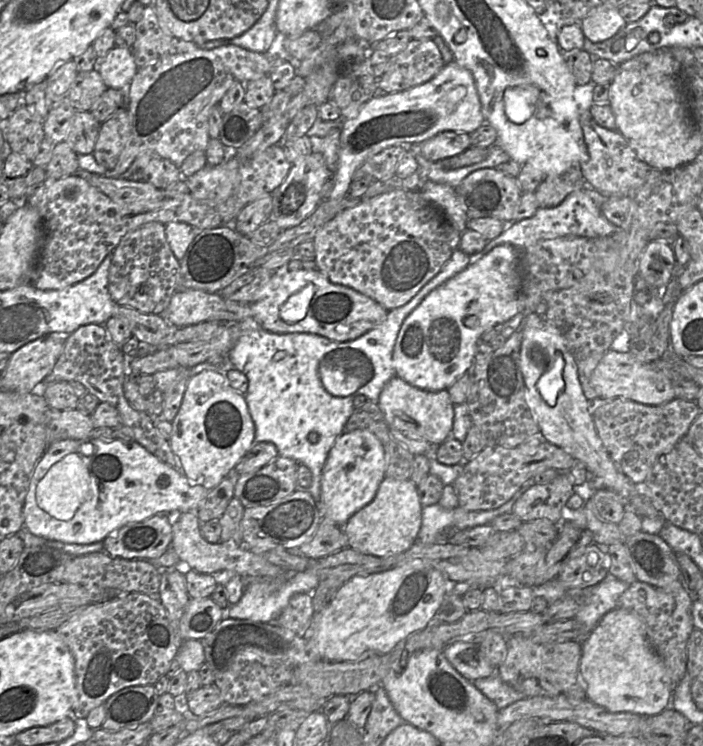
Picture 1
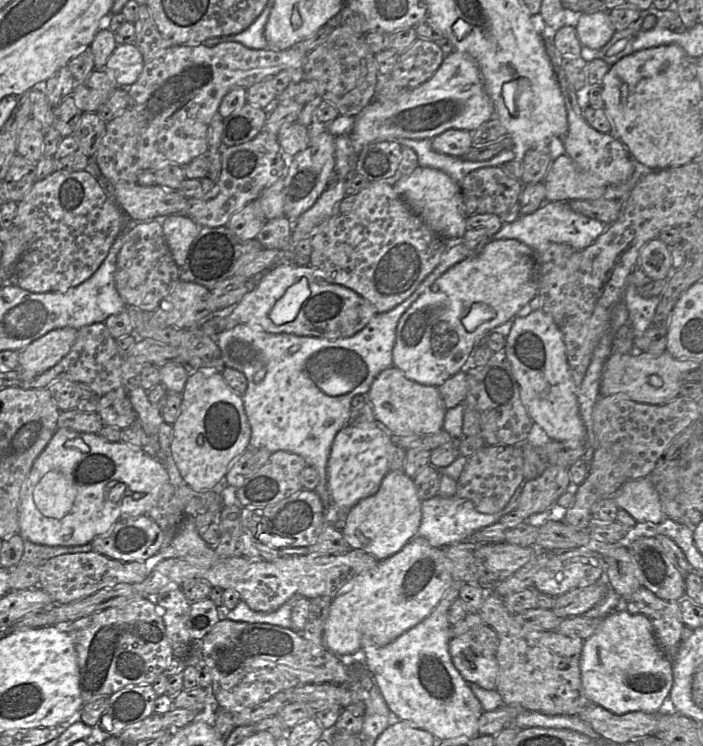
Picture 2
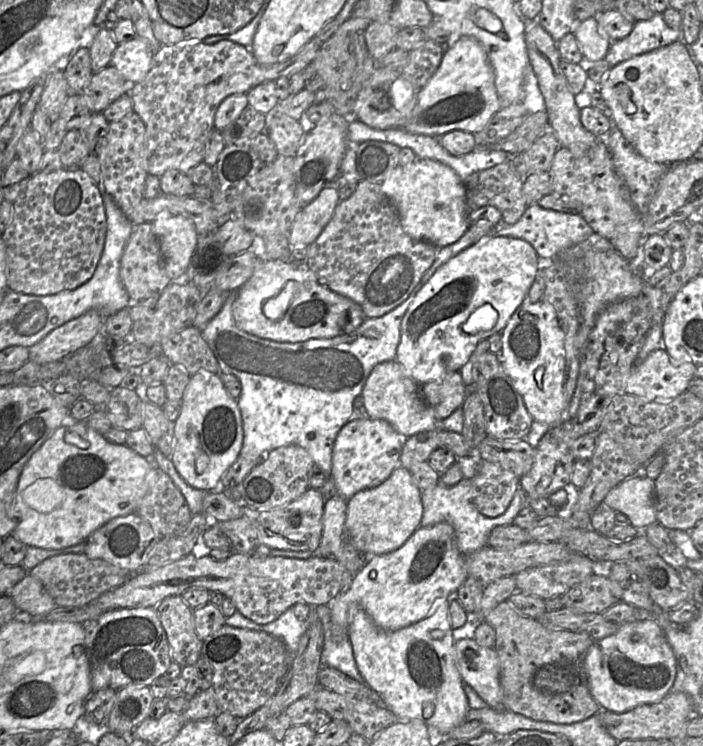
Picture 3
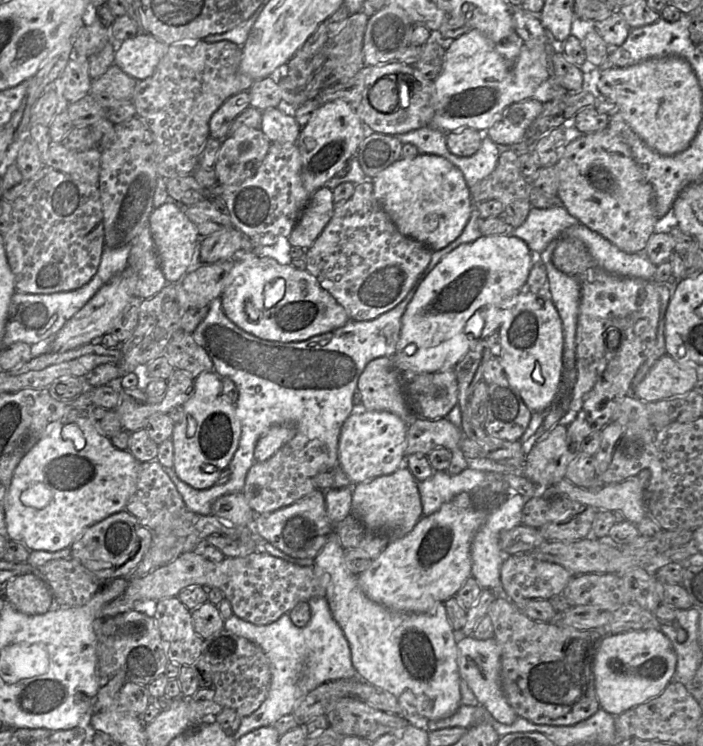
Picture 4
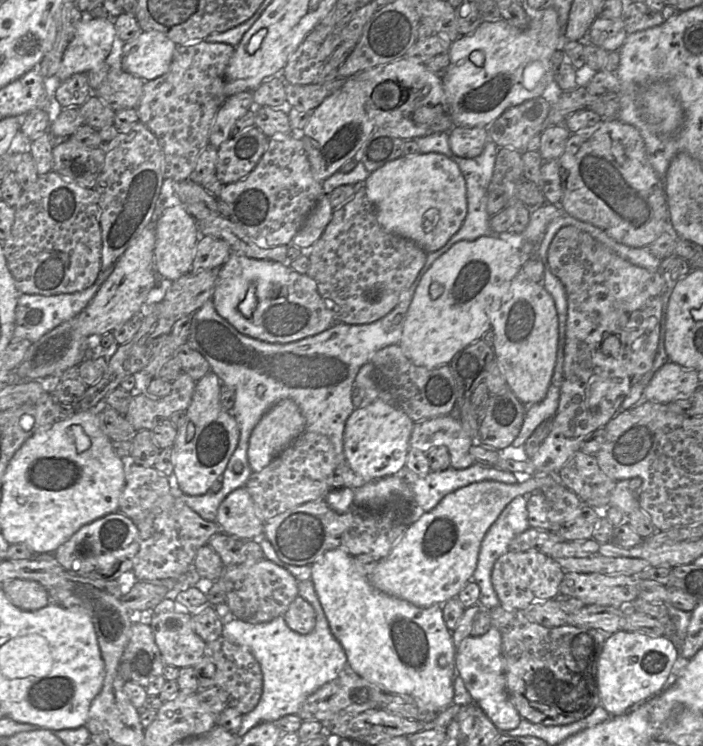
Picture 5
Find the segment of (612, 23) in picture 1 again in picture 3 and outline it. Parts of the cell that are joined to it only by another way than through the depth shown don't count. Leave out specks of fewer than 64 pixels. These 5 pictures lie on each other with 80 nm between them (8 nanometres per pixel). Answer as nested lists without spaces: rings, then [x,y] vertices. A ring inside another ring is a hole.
[[[596,17],[580,22],[574,35],[586,62],[596,62],[605,58],[611,40],[599,26]]]

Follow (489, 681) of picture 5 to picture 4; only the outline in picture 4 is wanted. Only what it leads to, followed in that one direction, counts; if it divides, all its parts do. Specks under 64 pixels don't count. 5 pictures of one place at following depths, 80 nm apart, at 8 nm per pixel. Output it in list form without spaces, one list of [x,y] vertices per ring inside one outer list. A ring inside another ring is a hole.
[[[467,636],[457,642],[457,663],[461,679],[472,690],[479,703],[484,706],[495,720],[510,725],[519,717],[509,704],[501,685],[500,647],[496,639],[478,640]]]

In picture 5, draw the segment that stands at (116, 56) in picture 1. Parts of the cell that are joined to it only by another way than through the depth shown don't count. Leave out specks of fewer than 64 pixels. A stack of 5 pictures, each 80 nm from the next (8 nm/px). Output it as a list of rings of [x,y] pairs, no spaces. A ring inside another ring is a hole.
[[[141,31],[122,48],[121,64],[128,73],[143,81],[168,72],[176,44],[159,31]]]

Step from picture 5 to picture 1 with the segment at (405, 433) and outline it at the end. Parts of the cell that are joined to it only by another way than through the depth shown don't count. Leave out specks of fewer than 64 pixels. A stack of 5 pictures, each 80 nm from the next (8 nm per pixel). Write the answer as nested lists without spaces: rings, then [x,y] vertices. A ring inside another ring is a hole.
[[[367,430],[344,431],[330,449],[321,475],[319,512],[343,527],[357,511],[369,504],[385,477],[386,460],[382,443]]]

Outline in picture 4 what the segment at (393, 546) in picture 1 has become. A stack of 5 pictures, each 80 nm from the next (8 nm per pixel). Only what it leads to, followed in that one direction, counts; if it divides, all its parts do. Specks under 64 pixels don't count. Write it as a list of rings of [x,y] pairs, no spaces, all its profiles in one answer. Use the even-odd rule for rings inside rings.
[[[405,464],[393,474],[352,486],[352,515],[371,531],[403,535],[423,517],[418,481]]]

